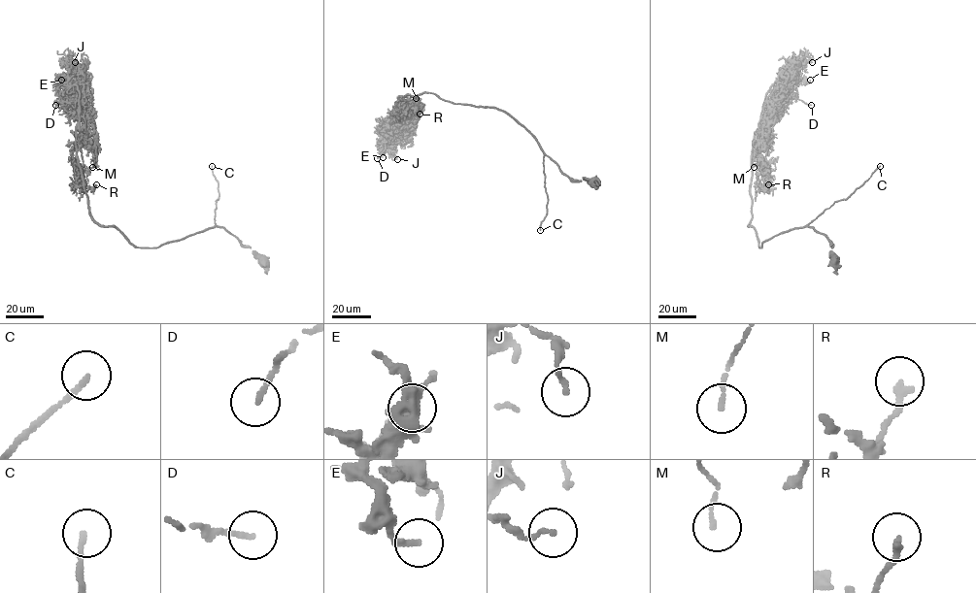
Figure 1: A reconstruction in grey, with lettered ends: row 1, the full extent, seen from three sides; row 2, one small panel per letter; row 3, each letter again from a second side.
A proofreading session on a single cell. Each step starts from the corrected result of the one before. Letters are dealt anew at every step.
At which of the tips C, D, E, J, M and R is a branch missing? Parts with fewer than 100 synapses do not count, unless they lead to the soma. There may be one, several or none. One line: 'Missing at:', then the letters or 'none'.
Missing at: C

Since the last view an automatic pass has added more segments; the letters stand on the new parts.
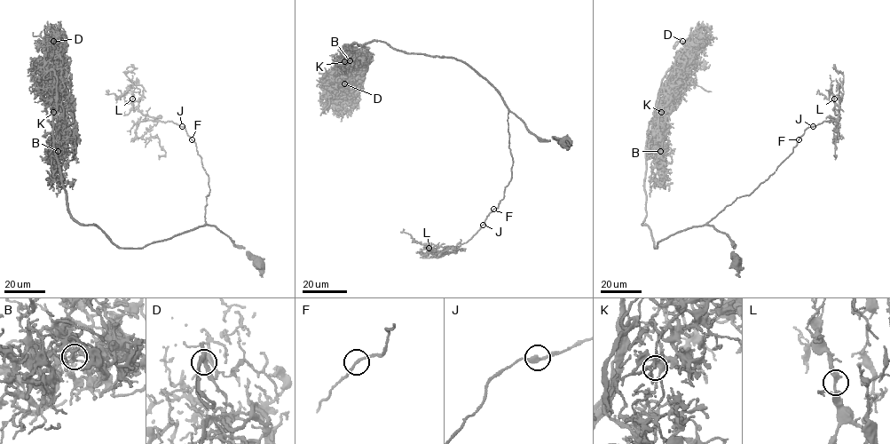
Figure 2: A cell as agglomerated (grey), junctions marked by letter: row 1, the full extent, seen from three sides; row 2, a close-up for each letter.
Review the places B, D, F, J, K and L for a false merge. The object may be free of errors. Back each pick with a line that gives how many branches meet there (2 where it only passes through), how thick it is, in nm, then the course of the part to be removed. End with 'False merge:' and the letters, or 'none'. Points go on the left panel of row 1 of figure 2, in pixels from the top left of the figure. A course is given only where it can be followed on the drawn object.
False merge: none

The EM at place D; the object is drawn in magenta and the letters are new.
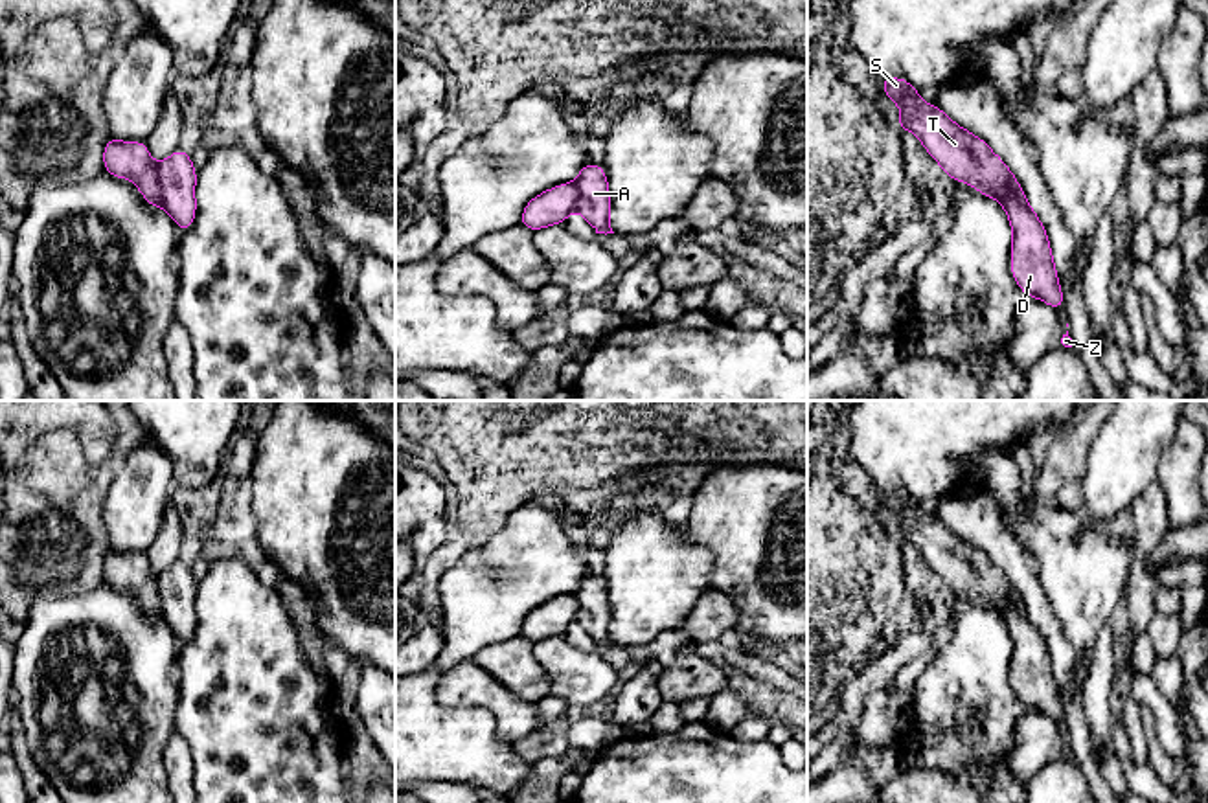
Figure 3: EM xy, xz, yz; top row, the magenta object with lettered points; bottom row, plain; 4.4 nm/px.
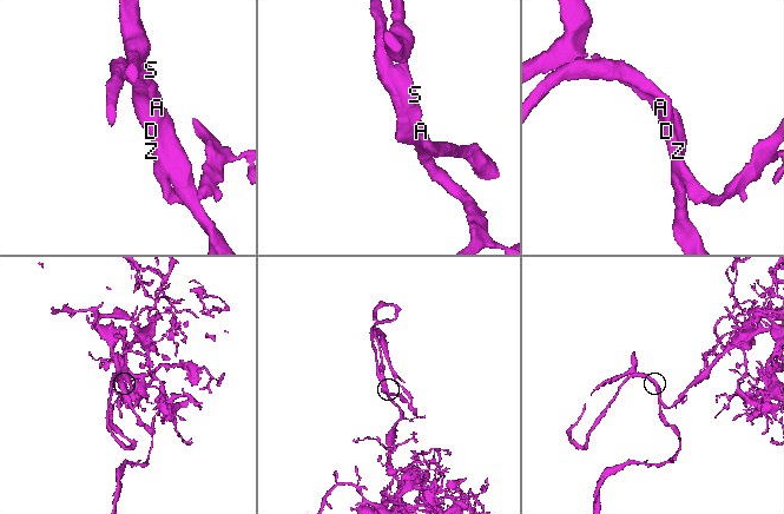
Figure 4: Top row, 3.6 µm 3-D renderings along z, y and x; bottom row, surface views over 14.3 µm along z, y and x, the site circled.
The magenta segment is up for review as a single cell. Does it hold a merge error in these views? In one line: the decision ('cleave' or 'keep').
keep

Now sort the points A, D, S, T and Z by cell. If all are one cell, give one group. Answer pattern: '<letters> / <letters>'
A D S T Z

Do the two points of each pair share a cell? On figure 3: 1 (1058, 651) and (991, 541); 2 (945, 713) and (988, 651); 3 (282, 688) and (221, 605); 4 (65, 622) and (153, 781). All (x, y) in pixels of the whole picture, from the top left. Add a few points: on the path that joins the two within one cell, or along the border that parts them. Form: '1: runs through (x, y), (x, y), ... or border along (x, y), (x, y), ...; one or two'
1: runs through (1047, 623), (1017, 568); one
2: runs through (953, 699), (975, 666); one
3: runs through (262, 667), (245, 651), (241, 625); one
4: runs through (96, 662), (107, 678), (109, 702), (142, 741); one

